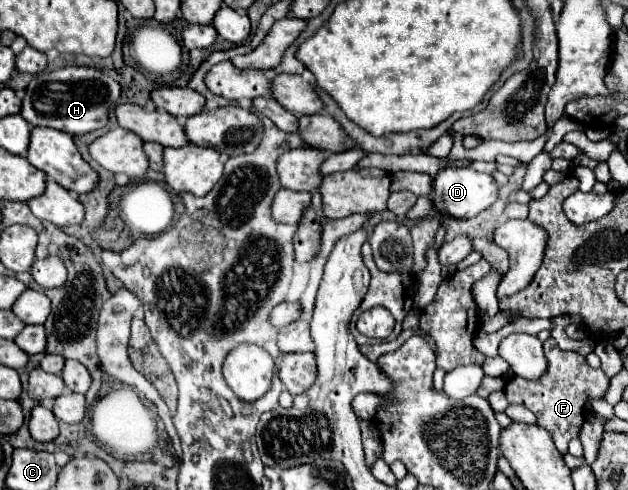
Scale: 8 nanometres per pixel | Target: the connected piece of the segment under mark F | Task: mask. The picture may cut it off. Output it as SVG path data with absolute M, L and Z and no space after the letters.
M548 339L544 343L544 355L548 361L548 369L540 379L530 381L522 377L512 377L506 383L504 393L506 393L508 403L528 407L538 417L538 425L544 427L552 435L556 449L560 453L566 453L568 441L578 437L580 427L584 423L586 401L592 397L602 397L610 385L610 379L604 375L602 369L592 369L580 353L560 351L554 339Z

